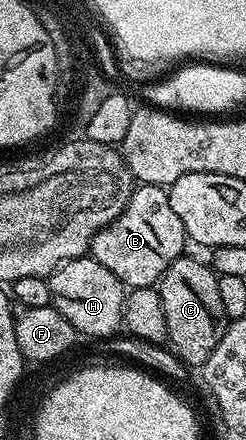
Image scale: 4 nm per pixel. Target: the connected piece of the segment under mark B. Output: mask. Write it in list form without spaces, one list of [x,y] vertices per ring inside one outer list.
[[[143,184],[134,187],[123,214],[119,214],[119,218],[115,218],[95,234],[91,255],[99,262],[99,266],[107,266],[107,270],[111,270],[111,274],[115,274],[115,278],[119,278],[126,289],[152,288],[160,281],[167,266],[171,266],[171,262],[183,255],[186,251],[185,244],[187,245],[185,227],[183,222],[179,222],[179,214],[175,214],[175,209],[171,206],[168,191],[160,184]]]

